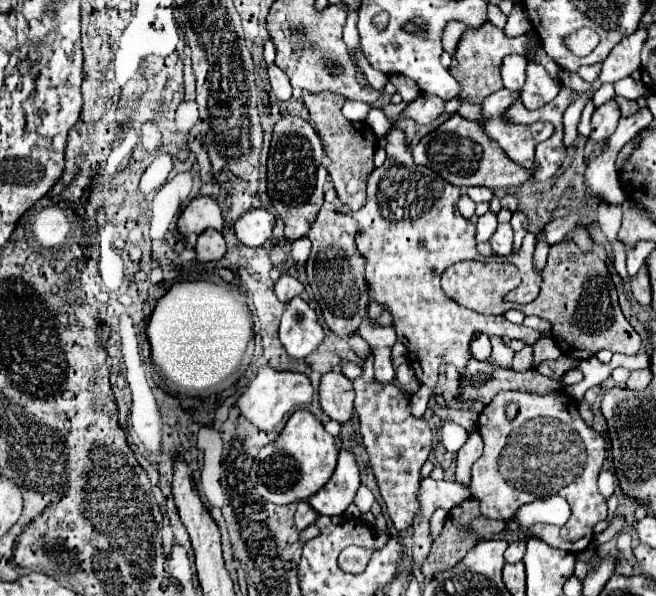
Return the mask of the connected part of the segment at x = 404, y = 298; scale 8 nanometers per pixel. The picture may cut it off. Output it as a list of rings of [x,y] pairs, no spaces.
[[[391,128],[385,134],[385,140],[387,160],[371,172],[367,180],[367,204],[353,212],[353,218],[359,222],[357,246],[367,260],[365,280],[373,292],[371,296],[391,312],[397,340],[407,348],[409,360],[421,366],[423,374],[415,374],[417,380],[435,388],[441,364],[467,364],[471,358],[469,342],[475,332],[501,338],[509,336],[533,346],[541,338],[537,330],[525,328],[523,324],[511,324],[505,316],[483,316],[459,306],[443,294],[439,280],[449,264],[466,260],[501,260],[515,264],[523,278],[519,288],[509,292],[505,298],[509,302],[531,302],[539,294],[541,284],[541,276],[533,268],[535,236],[527,234],[519,252],[511,252],[507,258],[481,256],[475,242],[475,224],[457,212],[461,190],[443,180],[431,168],[413,162],[403,130]]]

